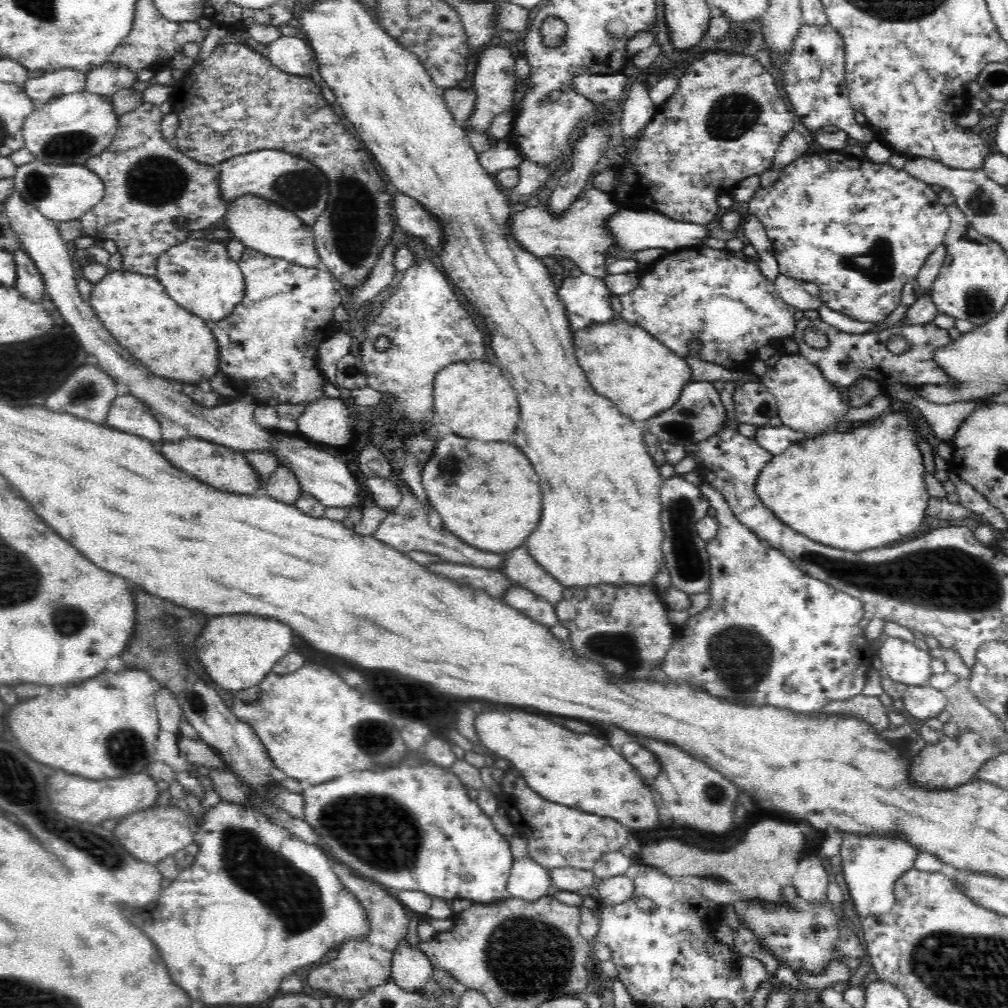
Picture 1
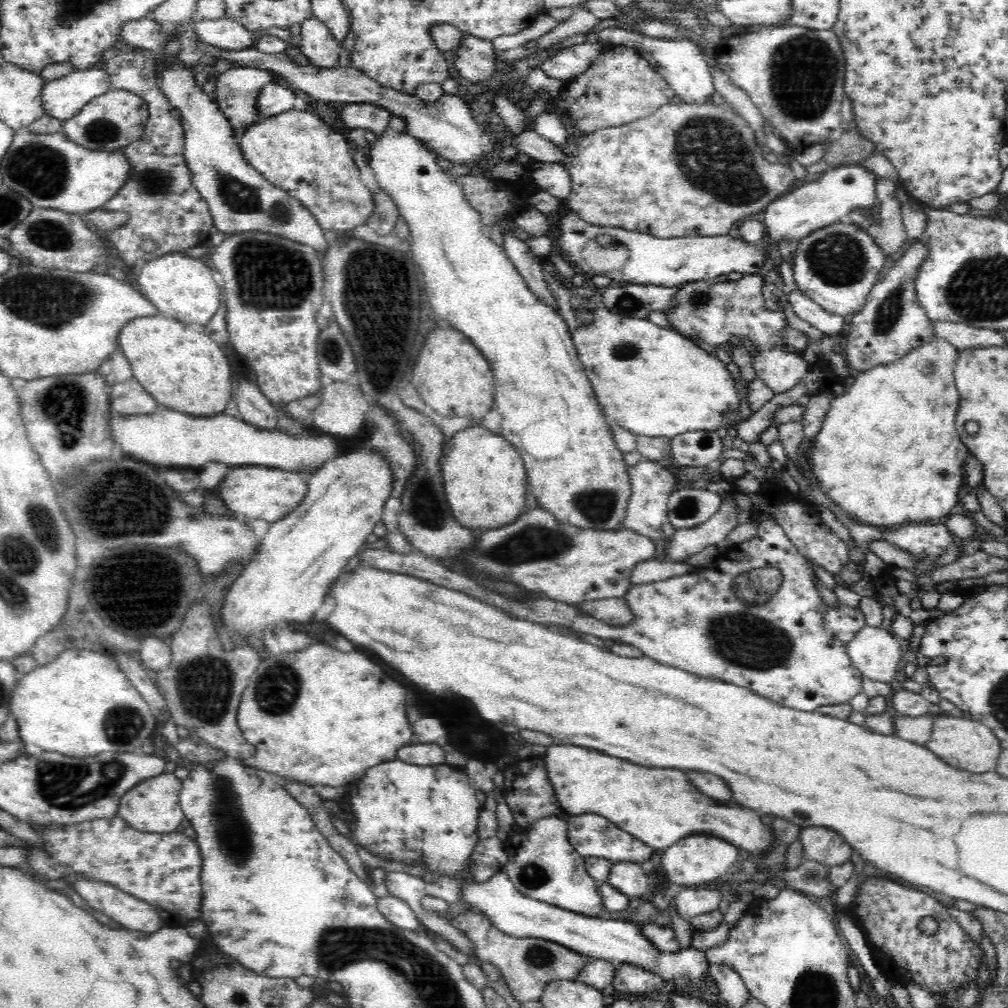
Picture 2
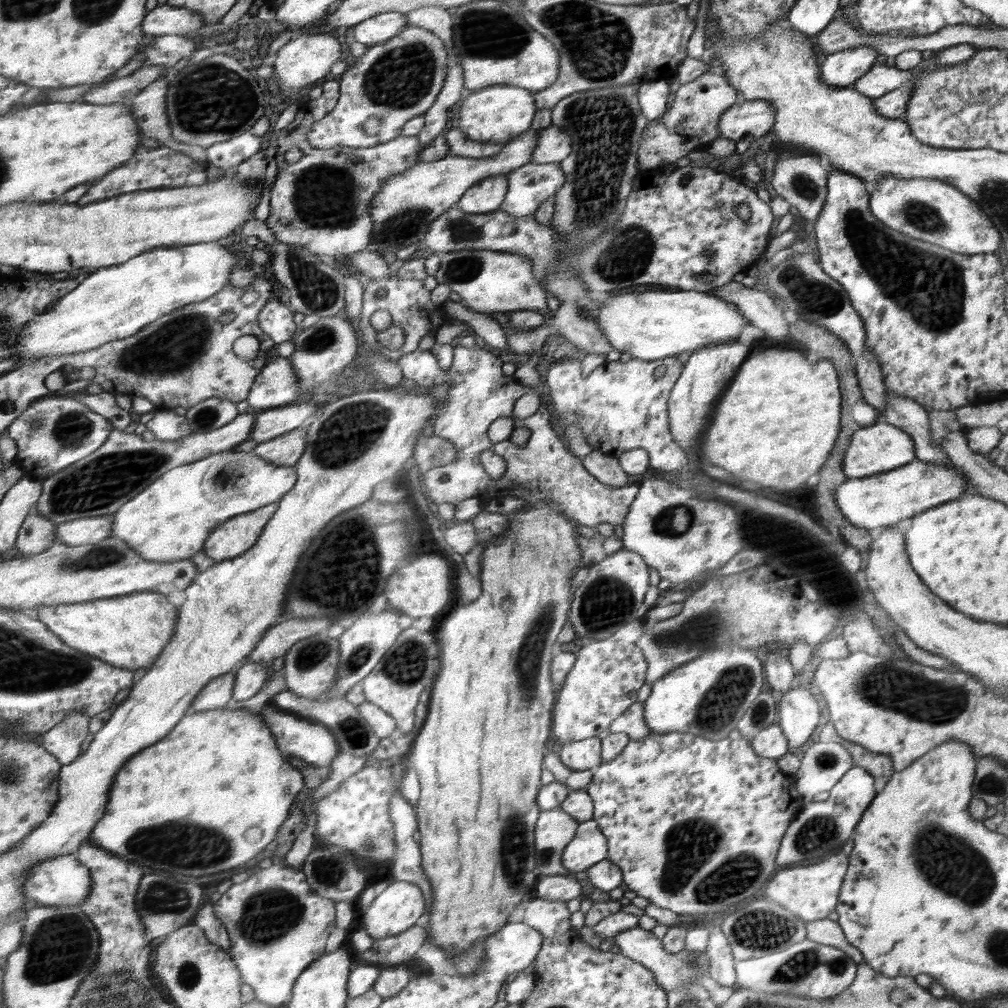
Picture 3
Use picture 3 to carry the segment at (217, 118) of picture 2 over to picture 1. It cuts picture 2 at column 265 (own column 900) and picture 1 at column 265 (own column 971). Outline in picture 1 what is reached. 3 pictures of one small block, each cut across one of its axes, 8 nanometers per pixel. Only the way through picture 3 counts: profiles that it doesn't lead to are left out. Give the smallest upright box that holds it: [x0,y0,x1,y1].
[225,194,322,267]

